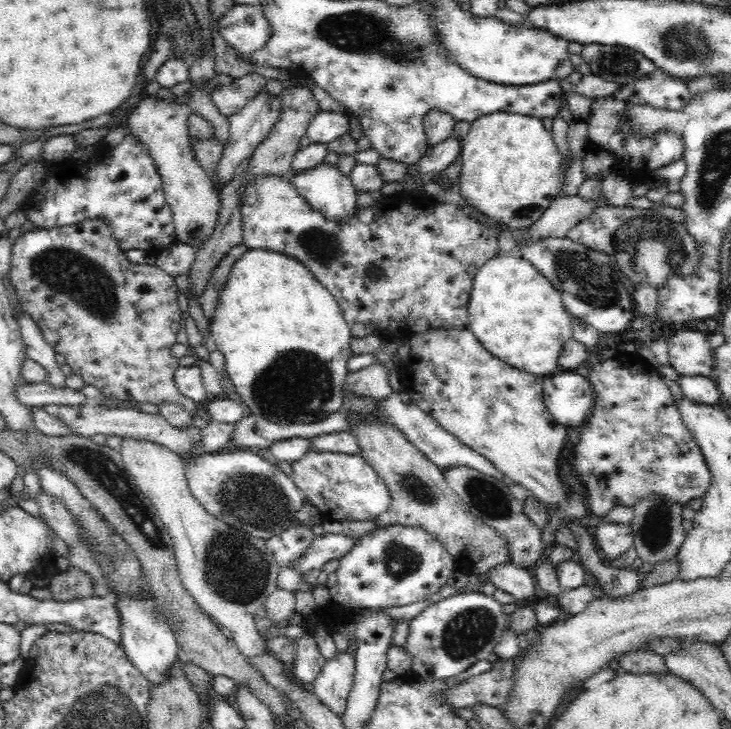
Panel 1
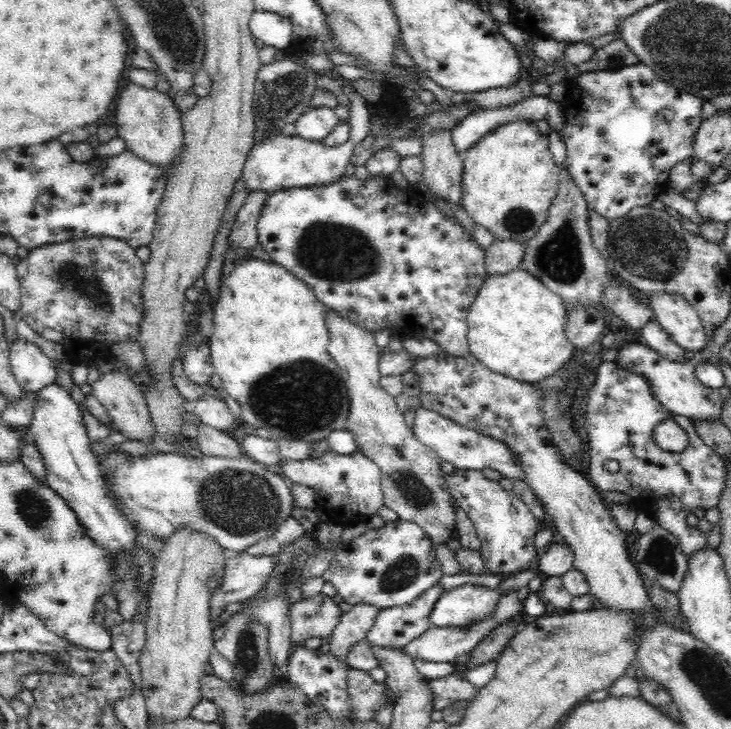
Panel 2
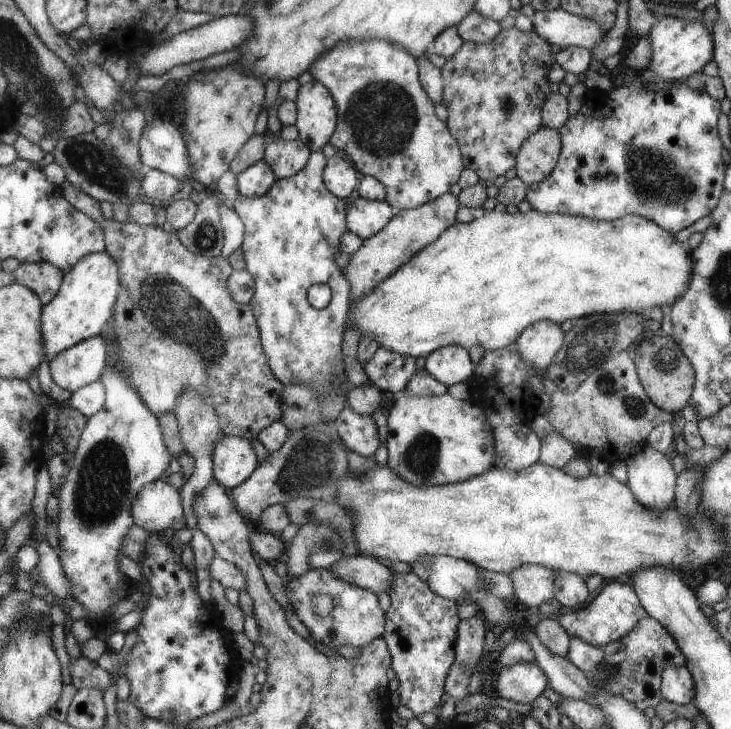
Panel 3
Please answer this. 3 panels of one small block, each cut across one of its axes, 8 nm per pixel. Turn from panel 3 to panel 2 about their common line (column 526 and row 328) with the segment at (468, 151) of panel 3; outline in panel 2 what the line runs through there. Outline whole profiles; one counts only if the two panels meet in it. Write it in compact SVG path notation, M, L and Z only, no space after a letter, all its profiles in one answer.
M91 236L89 239L69 240L32 249L15 267L21 284L19 316L36 334L61 344L66 356L72 361L98 366L100 372L115 368L138 380L134 370L128 370L126 364L118 362L110 352L110 346L114 342L136 342L138 338L138 322L142 319L144 263L138 258L135 248L114 237Z

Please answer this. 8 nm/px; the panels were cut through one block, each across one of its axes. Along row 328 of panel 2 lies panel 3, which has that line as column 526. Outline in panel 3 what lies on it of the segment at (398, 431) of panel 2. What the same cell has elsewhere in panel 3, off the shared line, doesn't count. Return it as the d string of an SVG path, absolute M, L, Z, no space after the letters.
M535 321L526 326L516 338L516 349L528 367L545 371L562 348L565 335L558 324L549 321Z

